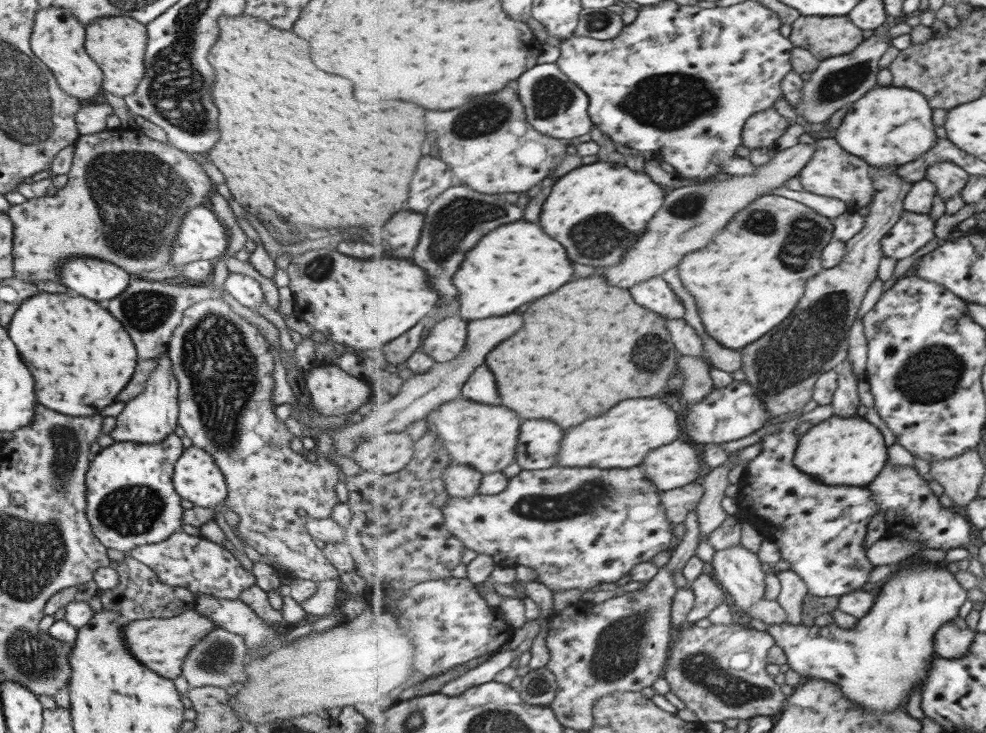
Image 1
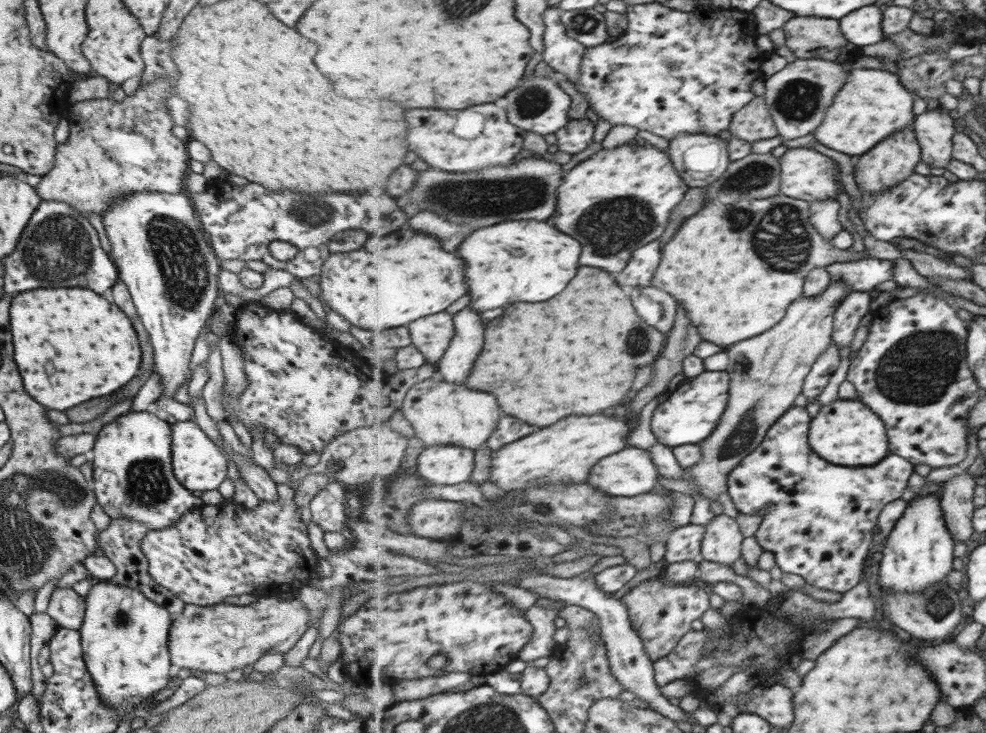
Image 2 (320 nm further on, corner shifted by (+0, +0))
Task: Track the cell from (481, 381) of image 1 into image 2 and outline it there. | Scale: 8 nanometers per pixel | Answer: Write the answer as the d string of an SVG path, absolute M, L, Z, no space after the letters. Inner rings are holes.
M471 306L457 312L454 320L457 334L455 338L452 338L450 347L443 358L437 363L440 368L438 377L452 383L463 384L459 380L469 378L473 370L473 362L483 350L485 324Z

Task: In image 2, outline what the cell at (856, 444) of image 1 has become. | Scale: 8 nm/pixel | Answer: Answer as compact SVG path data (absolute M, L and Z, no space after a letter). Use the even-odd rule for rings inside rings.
M858 398L837 399L828 405L820 407L812 420L811 436L812 450L825 456L825 460L841 466L872 467L887 459L889 450L889 429L884 420L868 405Z

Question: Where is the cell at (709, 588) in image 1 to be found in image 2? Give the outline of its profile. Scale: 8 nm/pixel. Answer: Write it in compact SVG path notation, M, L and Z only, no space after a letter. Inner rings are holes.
M659 576L634 586L622 596L622 603L627 607L632 627L641 637L654 664L676 649L680 640L692 630L691 624L701 619L711 606L709 593L705 590L693 584L666 585Z

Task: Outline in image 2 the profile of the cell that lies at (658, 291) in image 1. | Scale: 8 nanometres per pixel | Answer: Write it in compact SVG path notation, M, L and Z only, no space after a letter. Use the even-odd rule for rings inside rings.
M655 240L649 246L637 249L633 254L628 266L621 271L621 284L627 286L653 287L653 276L661 262L661 242Z

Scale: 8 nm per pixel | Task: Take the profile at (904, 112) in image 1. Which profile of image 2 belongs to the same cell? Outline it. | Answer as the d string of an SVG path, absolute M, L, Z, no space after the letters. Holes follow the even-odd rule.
M884 69L853 70L849 82L837 94L835 104L826 112L827 118L813 134L818 142L837 152L863 156L893 132L914 126L917 116L913 114L915 97L897 74Z

